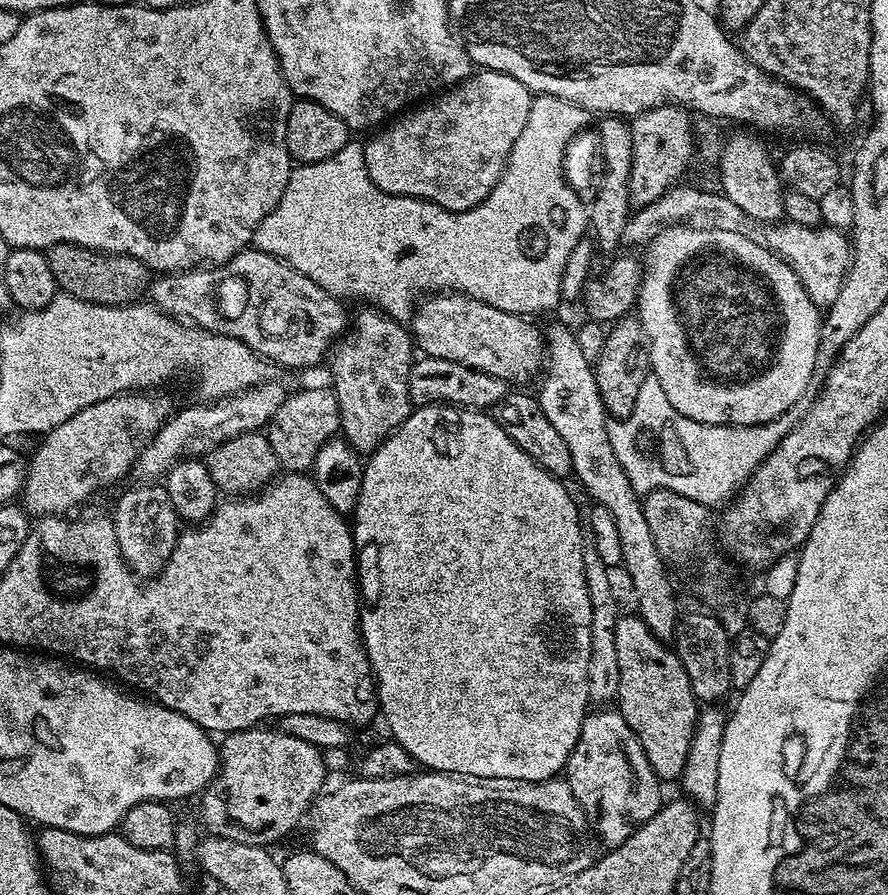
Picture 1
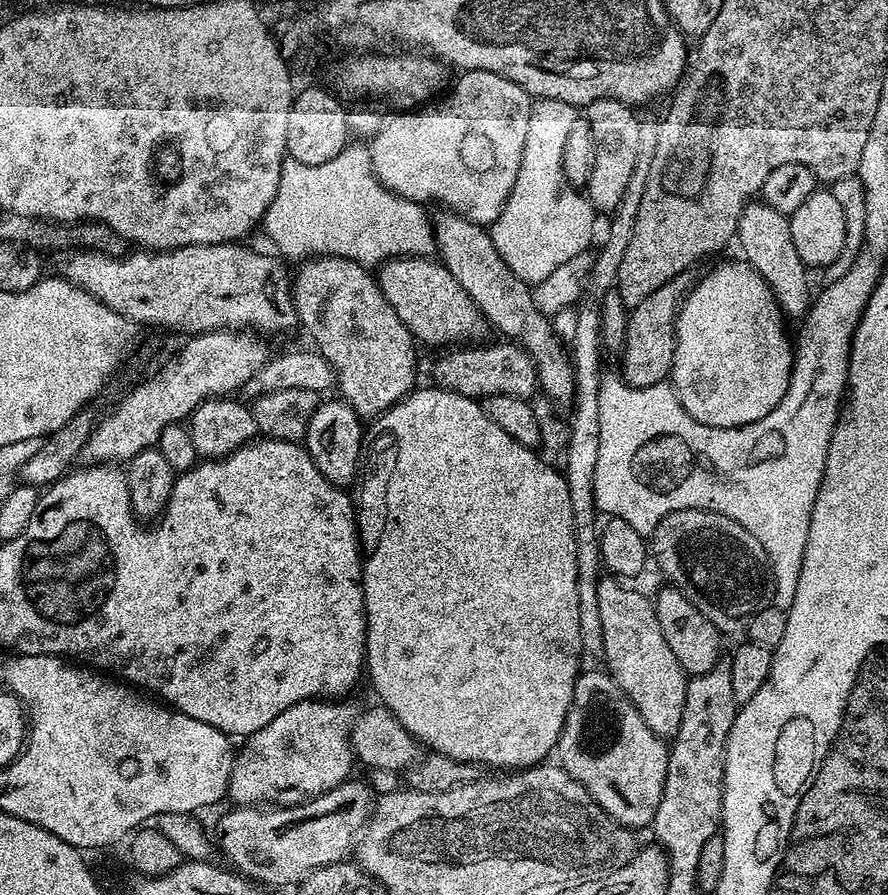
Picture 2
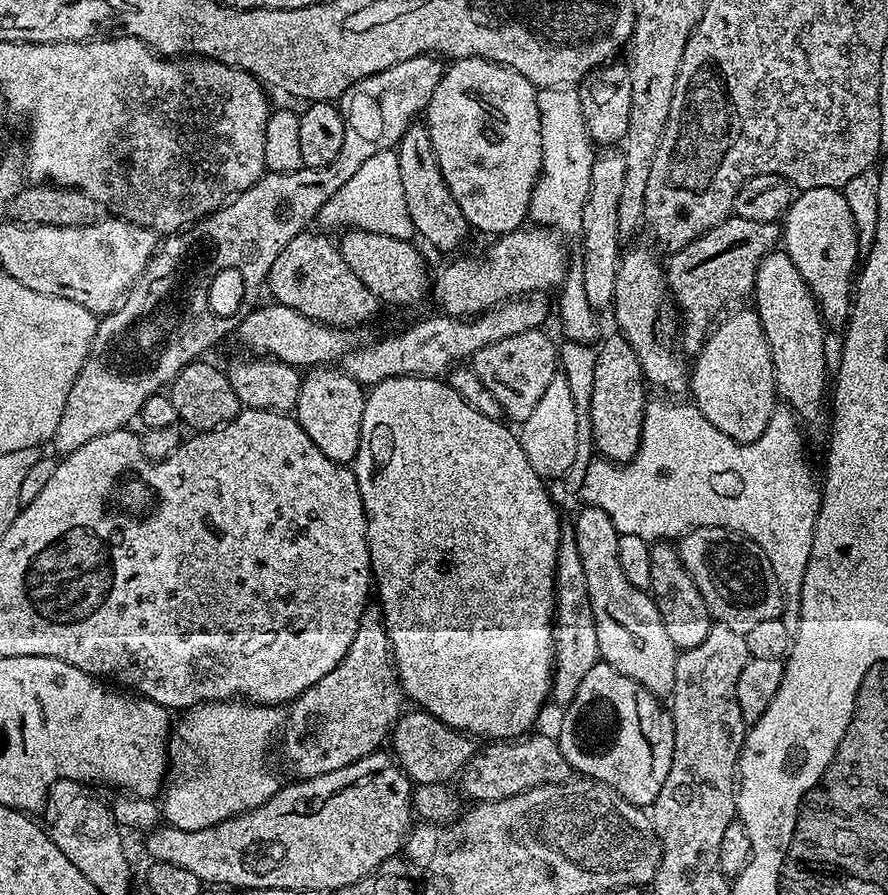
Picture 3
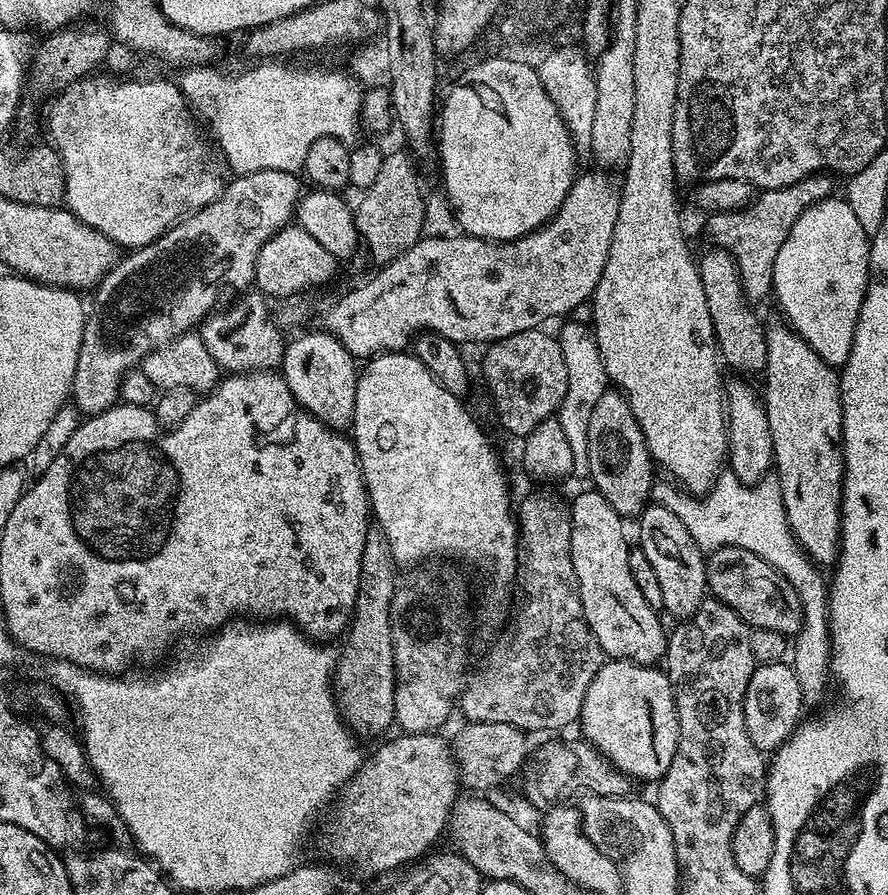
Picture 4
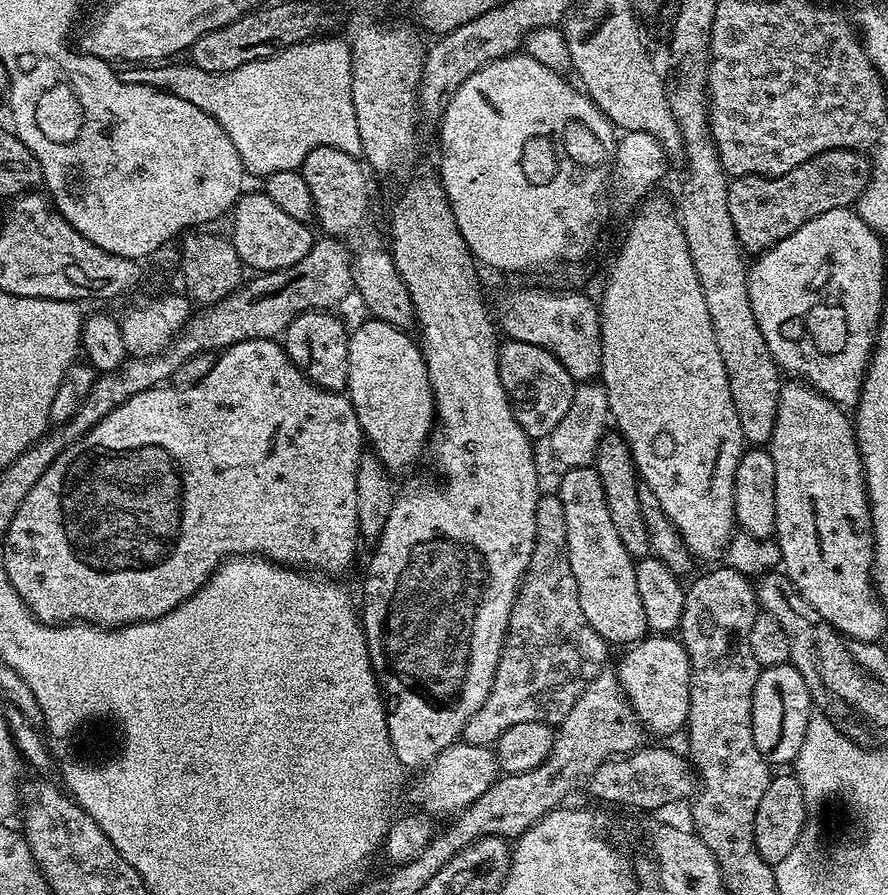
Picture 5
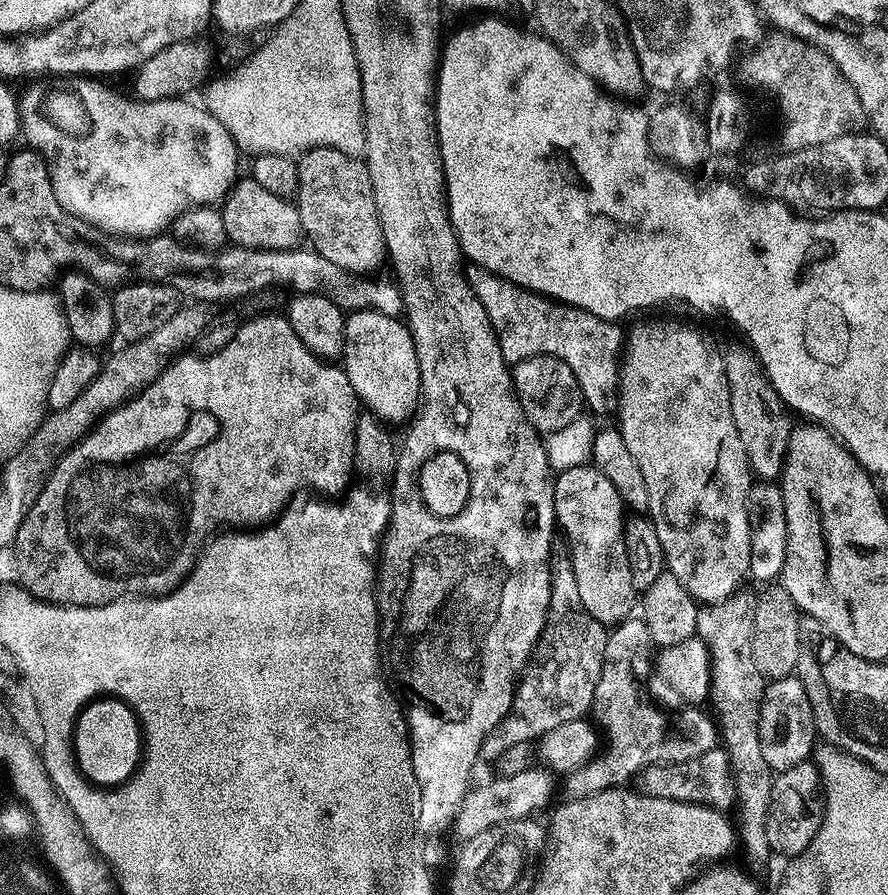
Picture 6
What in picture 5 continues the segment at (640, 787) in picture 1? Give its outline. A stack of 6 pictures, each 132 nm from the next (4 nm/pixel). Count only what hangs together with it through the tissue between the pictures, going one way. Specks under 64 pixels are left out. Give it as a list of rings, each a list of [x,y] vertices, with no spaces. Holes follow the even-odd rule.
[[[649,634],[645,636],[643,640],[631,645],[625,652],[628,653],[625,654],[620,664],[618,663],[618,679],[623,695],[625,697],[628,695],[628,697],[626,697],[627,703],[630,705],[632,711],[636,713],[637,721],[639,721],[643,727],[645,724],[656,736],[672,736],[679,728],[681,731],[688,722],[688,711],[690,710],[690,674],[692,673],[690,670],[690,658],[686,654],[684,643],[672,634]]]

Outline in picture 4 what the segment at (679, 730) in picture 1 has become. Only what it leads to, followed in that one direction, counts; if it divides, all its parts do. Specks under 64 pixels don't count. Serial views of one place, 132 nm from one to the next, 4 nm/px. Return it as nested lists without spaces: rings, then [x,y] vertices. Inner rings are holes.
[[[587,491],[570,500],[570,554],[574,558],[574,574],[578,574],[586,622],[590,622],[590,630],[594,630],[594,638],[598,638],[605,657],[659,665],[668,650],[669,633],[666,628],[664,632],[661,613],[642,598],[642,590],[638,590],[638,582],[630,574],[630,543],[624,533],[625,521],[600,492]]]

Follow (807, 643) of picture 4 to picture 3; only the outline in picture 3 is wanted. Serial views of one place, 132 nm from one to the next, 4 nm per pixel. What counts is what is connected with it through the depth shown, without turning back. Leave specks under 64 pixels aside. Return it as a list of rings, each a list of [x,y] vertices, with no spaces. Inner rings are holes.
[[[652,398],[647,401],[644,412],[644,429],[641,432],[641,442],[634,459],[629,460],[627,464],[613,464],[612,461],[603,458],[590,459],[589,466],[586,469],[586,476],[582,481],[582,486],[578,493],[579,499],[584,499],[583,503],[589,508],[597,508],[598,510],[602,510],[602,514],[610,514],[610,522],[614,522],[614,526],[621,536],[638,534],[638,538],[649,542],[668,542],[673,538],[683,536],[684,533],[695,528],[718,526],[719,528],[729,528],[735,532],[740,532],[746,538],[758,542],[758,546],[762,546],[766,558],[772,563],[774,578],[778,578],[778,586],[784,595],[788,629],[795,634],[799,628],[799,623],[802,622],[802,578],[806,578],[806,562],[810,562],[810,546],[814,542],[814,526],[818,518],[818,510],[820,509],[821,493],[817,477],[816,480],[812,477],[812,468],[808,465],[807,454],[804,453],[804,436],[800,433],[800,428],[802,429],[801,421],[798,419],[796,413],[787,407],[777,407],[766,426],[766,430],[762,434],[762,438],[758,438],[749,444],[739,444],[738,442],[734,442],[734,438],[722,434],[722,430],[718,430],[718,426],[710,423],[699,412],[695,403],[687,402],[688,404],[679,404],[676,401],[679,399],[664,399],[668,400],[654,400]]]

